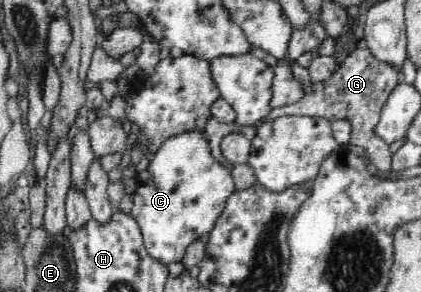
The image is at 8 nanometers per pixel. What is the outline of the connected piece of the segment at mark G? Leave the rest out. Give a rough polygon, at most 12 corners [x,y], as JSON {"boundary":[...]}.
{"boundary":[[357,48],[327,81],[269,116],[347,119],[350,143],[385,172],[393,154],[375,128],[402,81]]}

